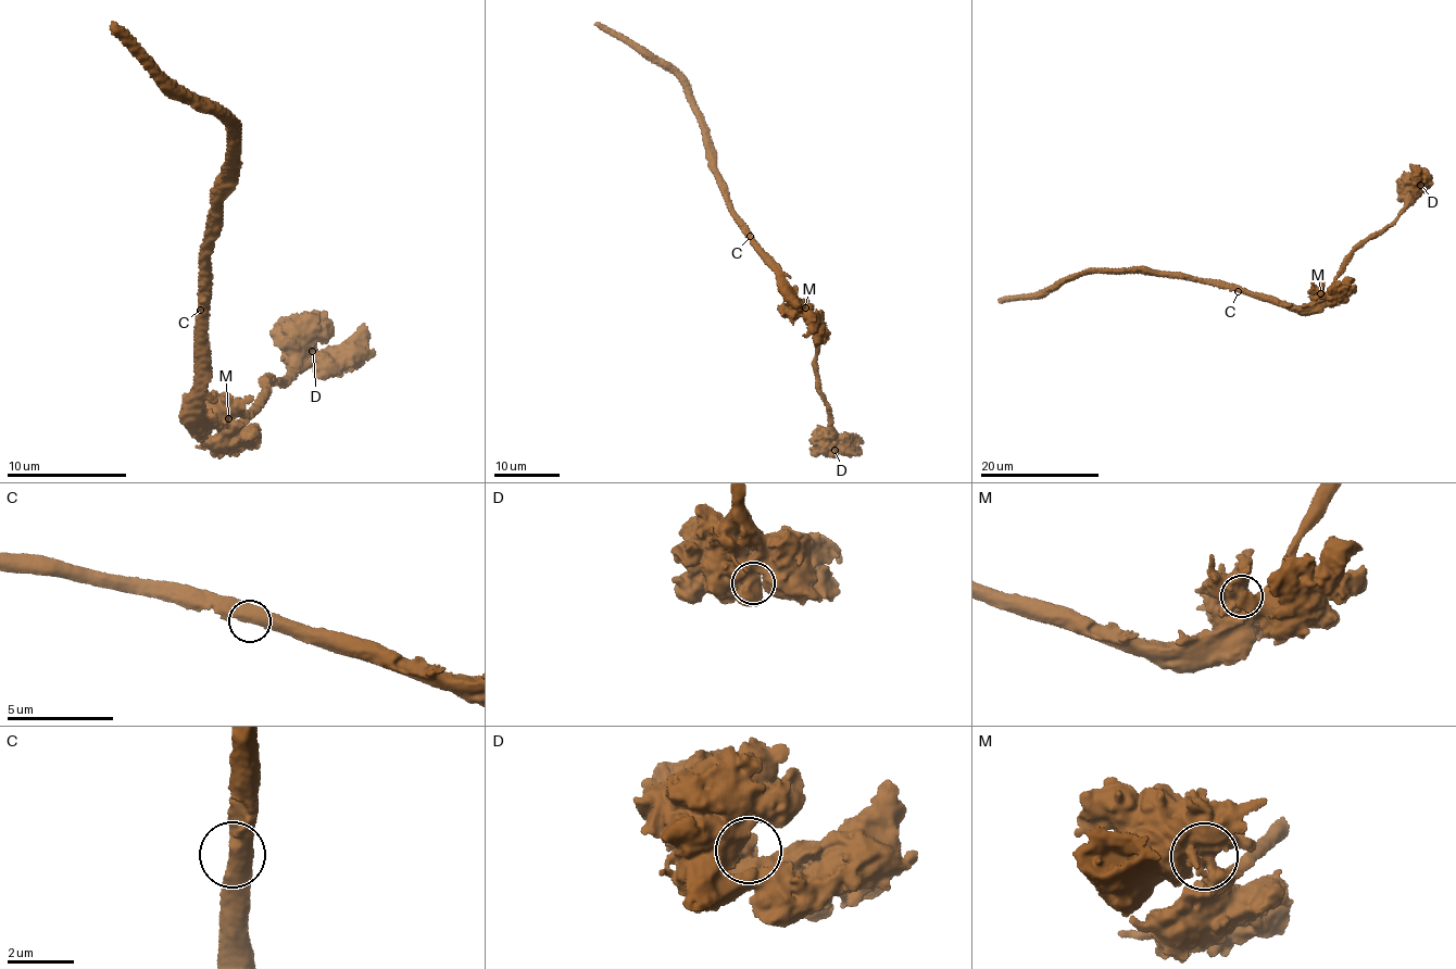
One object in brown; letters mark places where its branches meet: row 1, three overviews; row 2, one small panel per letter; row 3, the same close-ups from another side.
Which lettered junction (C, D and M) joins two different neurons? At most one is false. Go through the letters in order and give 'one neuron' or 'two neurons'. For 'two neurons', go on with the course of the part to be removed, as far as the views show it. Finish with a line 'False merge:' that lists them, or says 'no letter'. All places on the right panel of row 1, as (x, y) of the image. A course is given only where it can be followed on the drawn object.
C: one neuron
D: one neuron
M: one neuron
False merge: no letter

